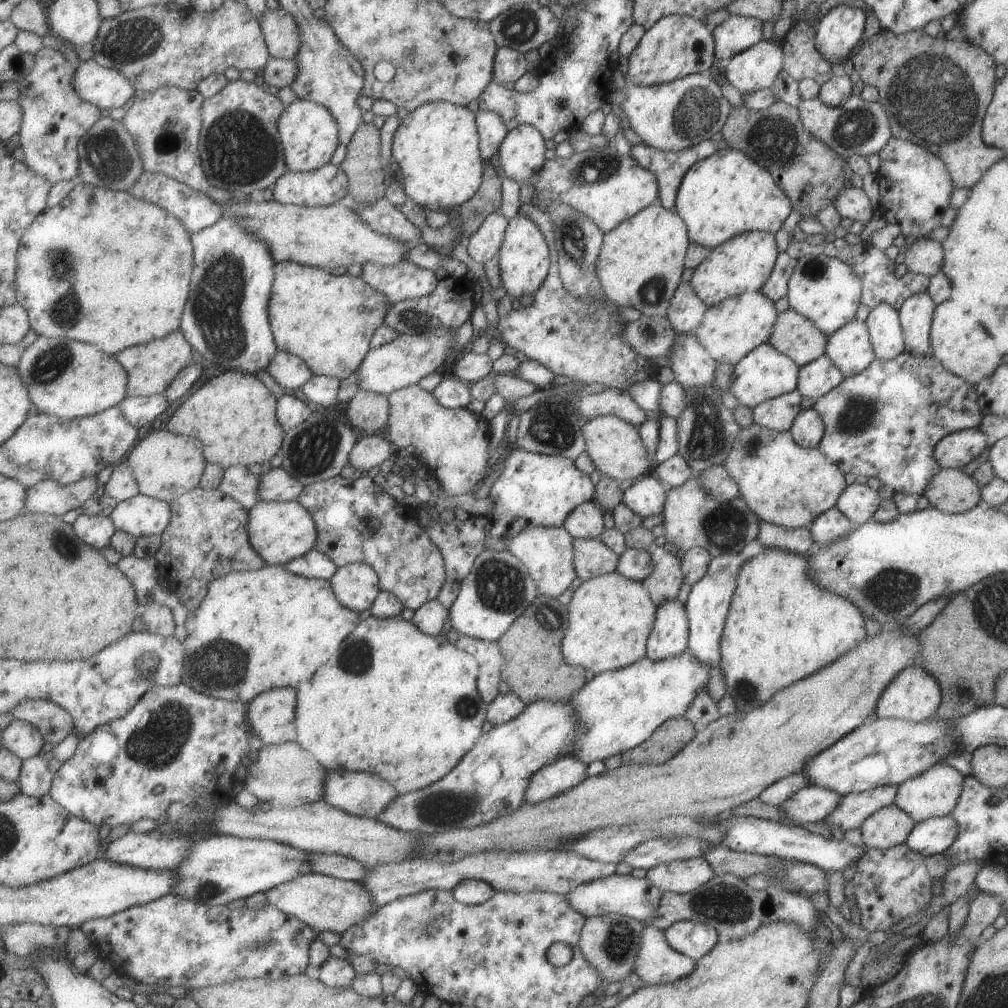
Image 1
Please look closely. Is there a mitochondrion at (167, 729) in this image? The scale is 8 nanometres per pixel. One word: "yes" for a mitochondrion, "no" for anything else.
yes

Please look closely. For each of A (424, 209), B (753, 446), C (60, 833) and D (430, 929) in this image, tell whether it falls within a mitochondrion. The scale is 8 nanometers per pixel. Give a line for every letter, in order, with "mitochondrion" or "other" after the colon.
A: other
B: mitochondrion
C: other
D: mitochondrion

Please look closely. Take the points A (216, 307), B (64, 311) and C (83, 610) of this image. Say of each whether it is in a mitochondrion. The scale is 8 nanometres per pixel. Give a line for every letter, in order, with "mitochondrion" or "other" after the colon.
A: mitochondrion
B: mitochondrion
C: other

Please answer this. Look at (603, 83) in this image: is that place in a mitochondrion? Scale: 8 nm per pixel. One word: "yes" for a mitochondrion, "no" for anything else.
no

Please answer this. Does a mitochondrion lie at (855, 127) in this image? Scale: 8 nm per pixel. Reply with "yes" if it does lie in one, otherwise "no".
yes

